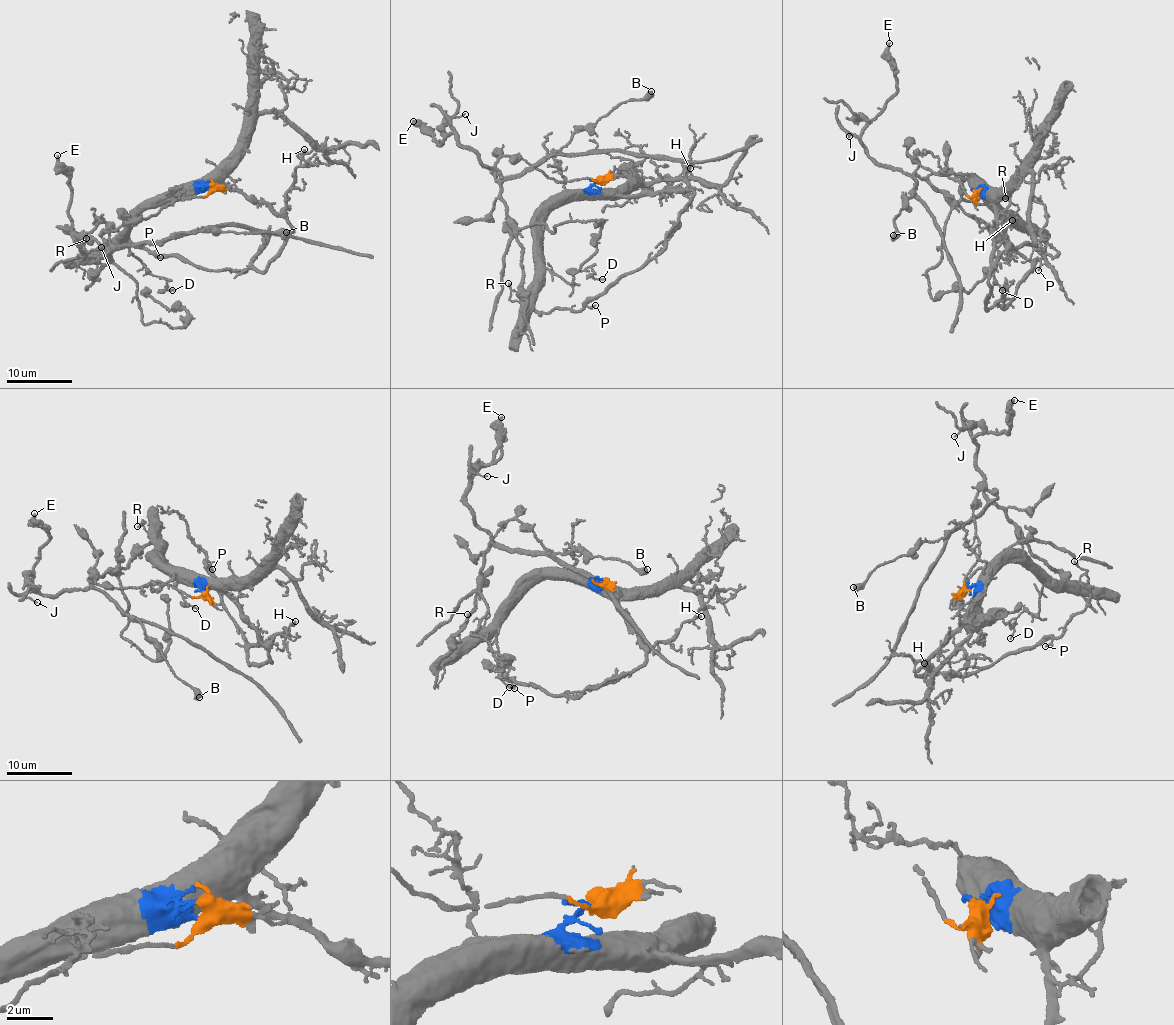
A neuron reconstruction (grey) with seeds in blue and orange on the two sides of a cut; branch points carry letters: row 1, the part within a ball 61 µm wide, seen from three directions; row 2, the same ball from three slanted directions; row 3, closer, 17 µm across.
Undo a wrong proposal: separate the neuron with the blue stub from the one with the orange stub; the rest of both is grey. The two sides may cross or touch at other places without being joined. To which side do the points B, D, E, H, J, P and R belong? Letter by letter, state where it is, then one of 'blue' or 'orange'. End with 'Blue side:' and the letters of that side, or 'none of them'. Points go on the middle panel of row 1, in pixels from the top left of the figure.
B: (651, 91) | orange
D: (602, 279) | blue
E: (413, 121) | orange
H: (690, 168) | blue
J: (465, 114) | orange
P: (595, 305) | blue
R: (508, 283) | blue
Blue side: D, H, P, R

